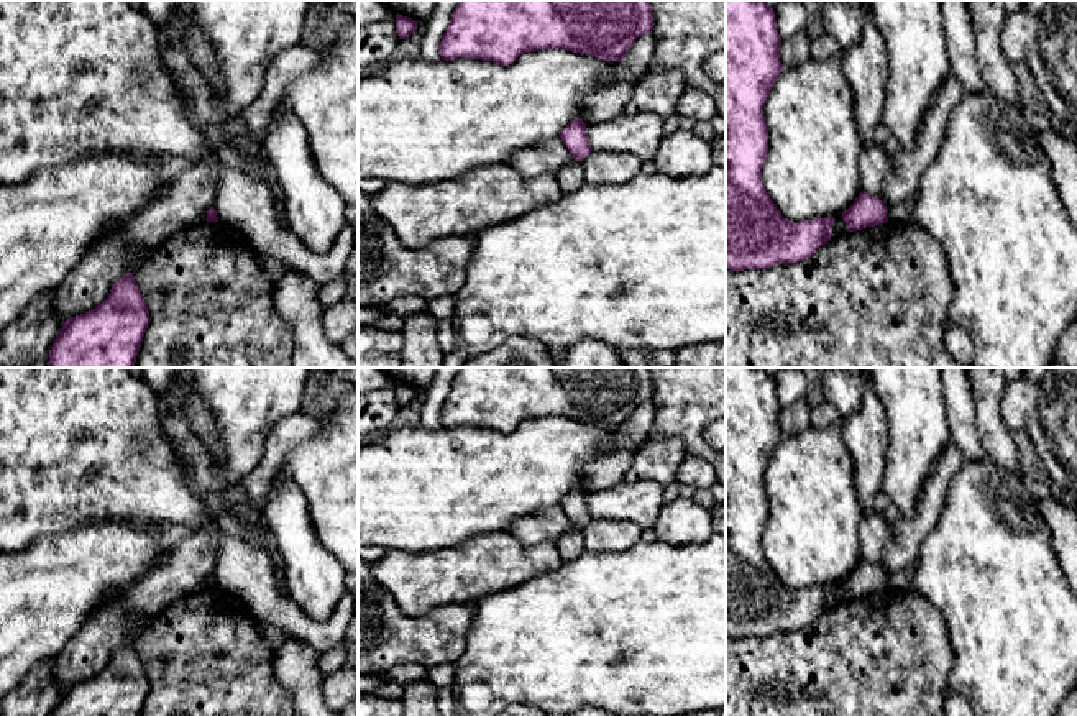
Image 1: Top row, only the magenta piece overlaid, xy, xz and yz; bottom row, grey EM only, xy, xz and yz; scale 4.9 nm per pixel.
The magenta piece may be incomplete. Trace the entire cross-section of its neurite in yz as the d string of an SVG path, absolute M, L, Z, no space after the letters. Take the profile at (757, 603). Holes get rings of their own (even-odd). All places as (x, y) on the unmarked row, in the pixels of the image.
M726 368L726 636L732 639L804 629L831 609L832 583L793 591L780 581L763 553L762 535L768 521L763 475L783 438L780 414L773 376L762 368Z

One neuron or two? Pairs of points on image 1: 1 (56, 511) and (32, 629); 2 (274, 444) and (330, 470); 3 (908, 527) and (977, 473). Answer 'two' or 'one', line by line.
1: two
2: two
3: two

